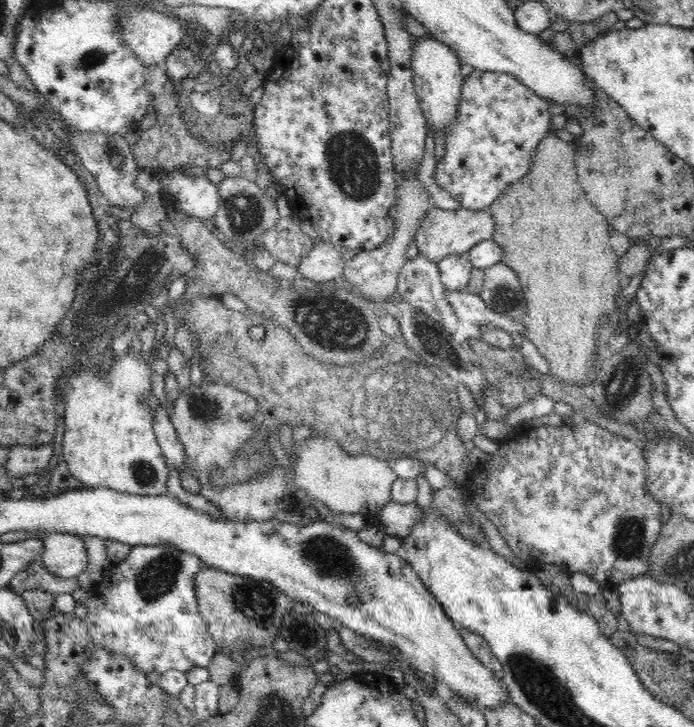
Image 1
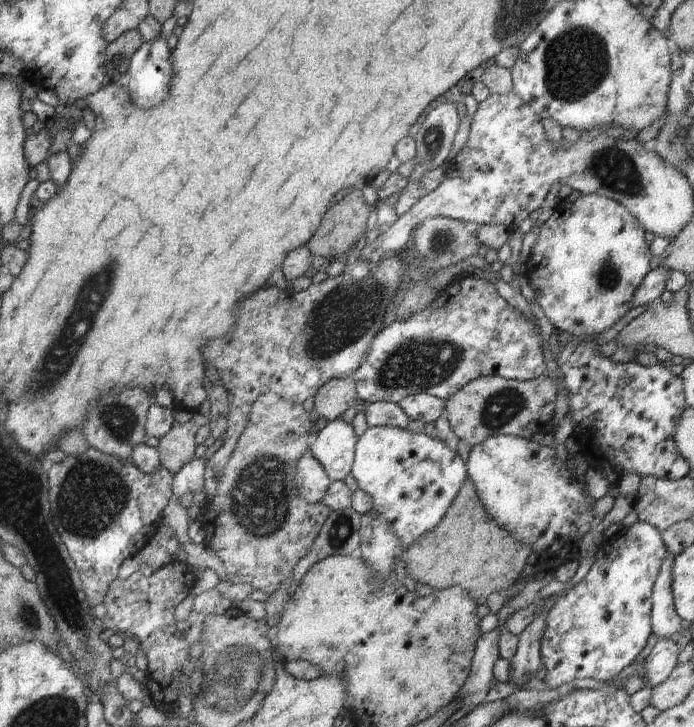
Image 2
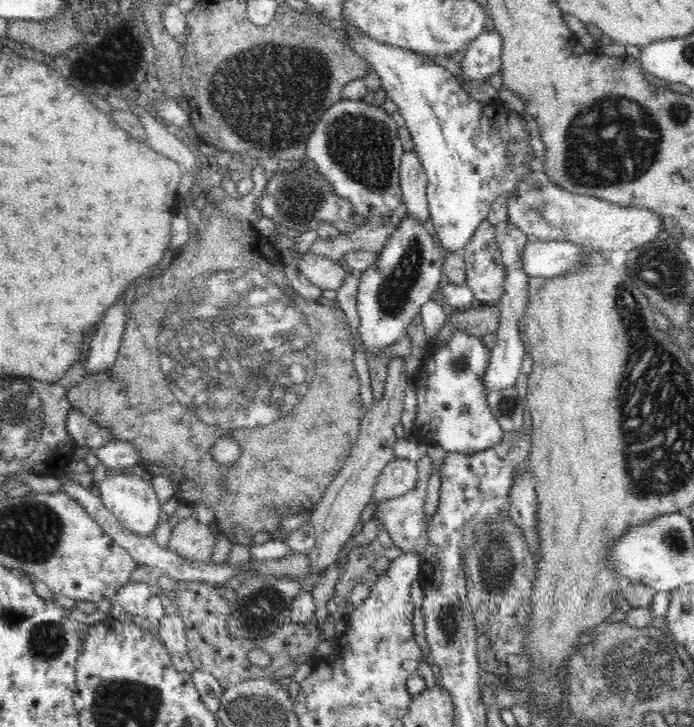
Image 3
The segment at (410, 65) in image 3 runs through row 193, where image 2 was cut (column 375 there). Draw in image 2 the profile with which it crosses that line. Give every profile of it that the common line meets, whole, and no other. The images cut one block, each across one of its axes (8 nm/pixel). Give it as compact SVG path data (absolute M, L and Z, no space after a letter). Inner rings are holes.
M389 426L368 427L358 437L351 474L358 482L358 489L370 494L373 510L388 520L405 550L440 524L462 484L469 478L464 460L441 439L430 438L425 432L413 433L410 429Z

